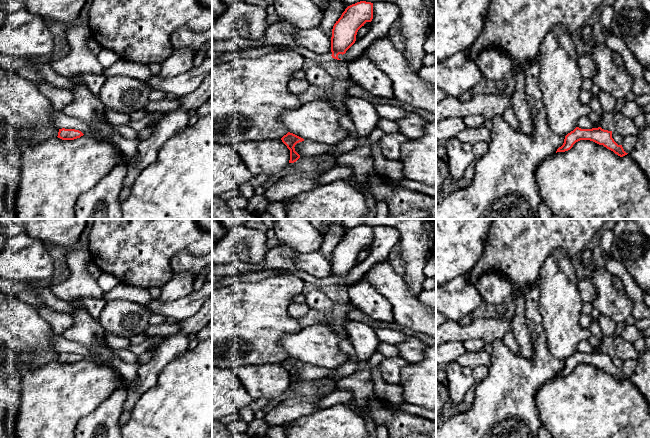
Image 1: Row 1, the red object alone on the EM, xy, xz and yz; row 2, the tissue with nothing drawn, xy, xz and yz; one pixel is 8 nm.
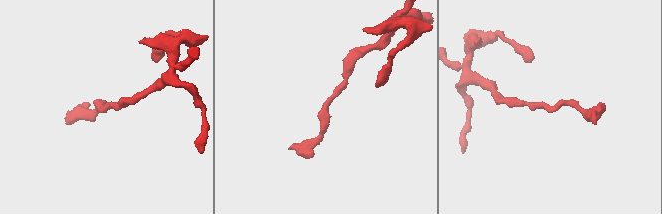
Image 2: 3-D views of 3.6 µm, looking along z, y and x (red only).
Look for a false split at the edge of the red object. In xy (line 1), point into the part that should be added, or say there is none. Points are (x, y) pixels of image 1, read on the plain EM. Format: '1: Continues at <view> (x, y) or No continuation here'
1: No continuation here

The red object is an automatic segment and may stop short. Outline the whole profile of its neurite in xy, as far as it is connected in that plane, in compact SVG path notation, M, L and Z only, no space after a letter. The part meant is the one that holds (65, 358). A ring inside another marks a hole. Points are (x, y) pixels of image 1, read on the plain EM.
M62 352L59 353L57 361L62 364L74 364L80 362L83 359L84 358L79 354Z

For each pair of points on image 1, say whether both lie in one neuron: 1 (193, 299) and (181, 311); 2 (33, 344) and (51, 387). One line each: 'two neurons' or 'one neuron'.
1: one neuron
2: two neurons

